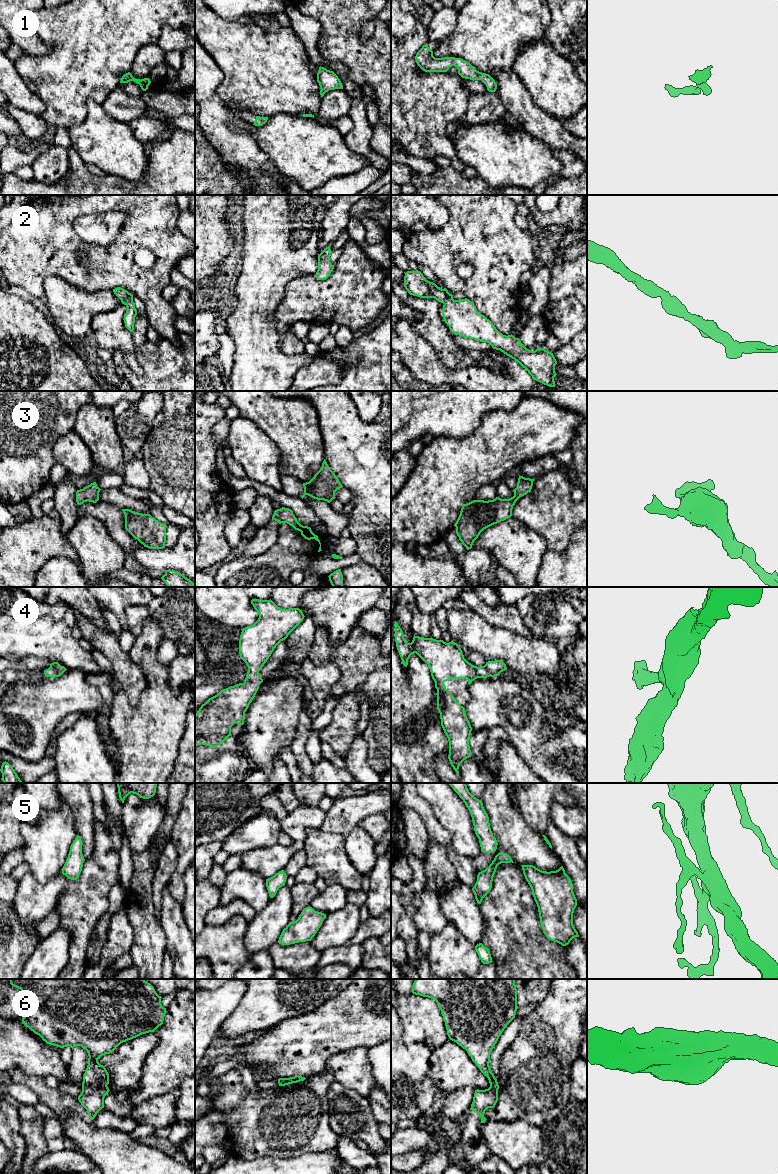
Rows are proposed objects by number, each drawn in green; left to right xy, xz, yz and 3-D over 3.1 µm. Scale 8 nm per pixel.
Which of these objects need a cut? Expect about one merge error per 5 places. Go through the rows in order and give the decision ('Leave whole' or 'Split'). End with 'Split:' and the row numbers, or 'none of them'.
1: Leave whole
2: Leave whole
3: Leave whole
4: Leave whole
5: Leave whole
6: Leave whole
Split: none of them

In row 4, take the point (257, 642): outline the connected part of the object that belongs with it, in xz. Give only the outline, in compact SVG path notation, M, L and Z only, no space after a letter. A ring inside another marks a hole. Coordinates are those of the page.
M252 599L251 604L258 612L259 618L253 625L242 629L239 639L239 654L248 667L247 676L243 683L221 690L201 705L195 714L195 746L202 744L215 748L231 736L231 727L235 723L244 724L245 712L254 699L259 685L263 682L259 671L276 646L285 640L305 617L299 608L282 609L271 599Z

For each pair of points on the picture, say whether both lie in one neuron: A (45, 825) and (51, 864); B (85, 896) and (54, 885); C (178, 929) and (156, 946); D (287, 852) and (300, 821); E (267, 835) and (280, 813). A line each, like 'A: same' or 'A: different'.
A: same
B: different
C: different
D: different
E: different

